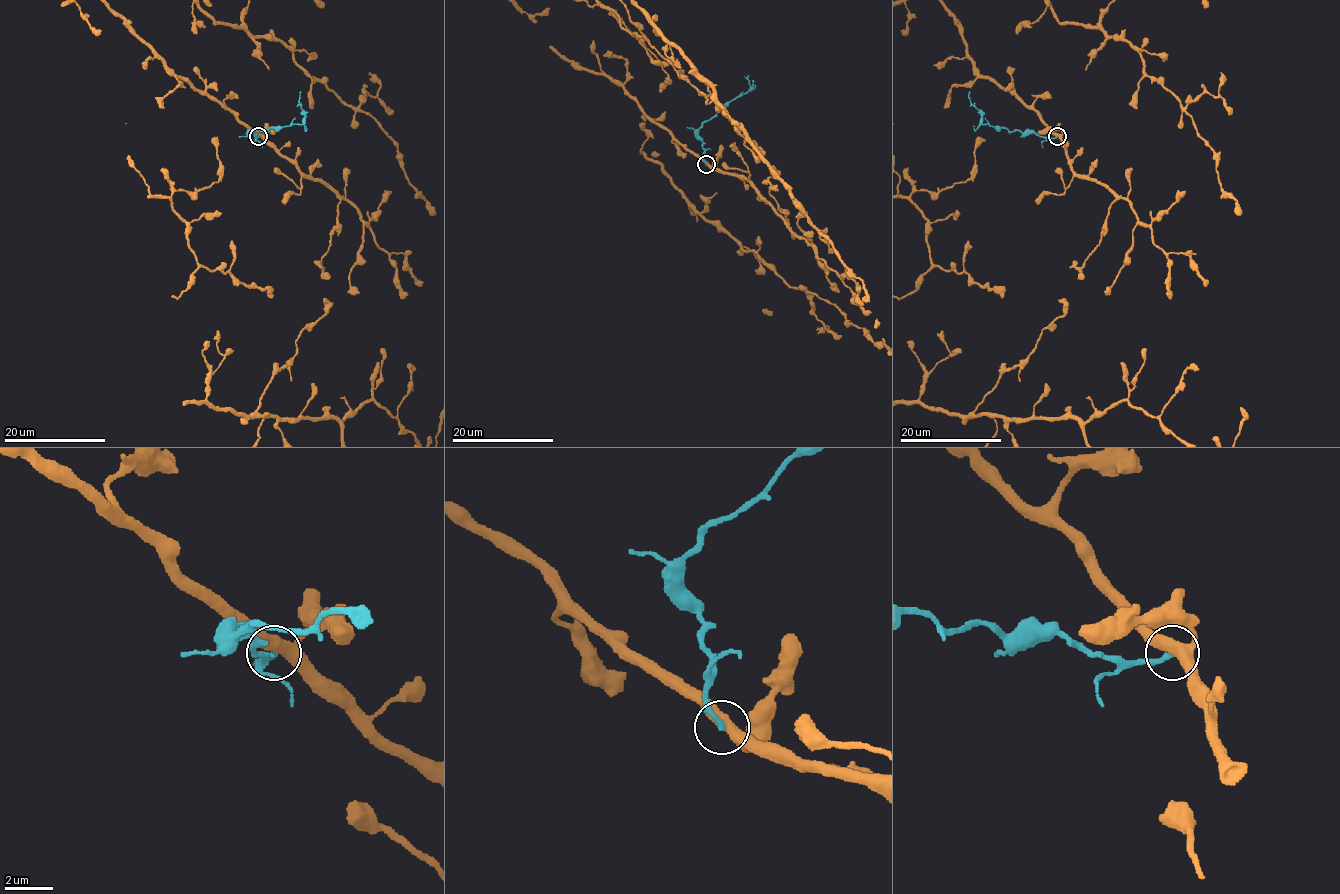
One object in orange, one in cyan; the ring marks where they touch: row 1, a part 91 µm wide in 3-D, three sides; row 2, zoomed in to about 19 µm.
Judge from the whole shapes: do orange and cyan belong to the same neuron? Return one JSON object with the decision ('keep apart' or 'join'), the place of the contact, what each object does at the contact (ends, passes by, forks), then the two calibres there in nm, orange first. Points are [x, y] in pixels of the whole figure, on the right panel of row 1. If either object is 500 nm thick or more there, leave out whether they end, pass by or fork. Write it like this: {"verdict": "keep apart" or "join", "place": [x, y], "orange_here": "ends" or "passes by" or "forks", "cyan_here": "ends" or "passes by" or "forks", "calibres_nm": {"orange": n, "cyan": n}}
{"verdict": "keep apart", "place": [1057, 136], "orange_here": "passes by", "cyan_here": "ends", "calibres_nm": {"orange": 480, "cyan": 220}}

